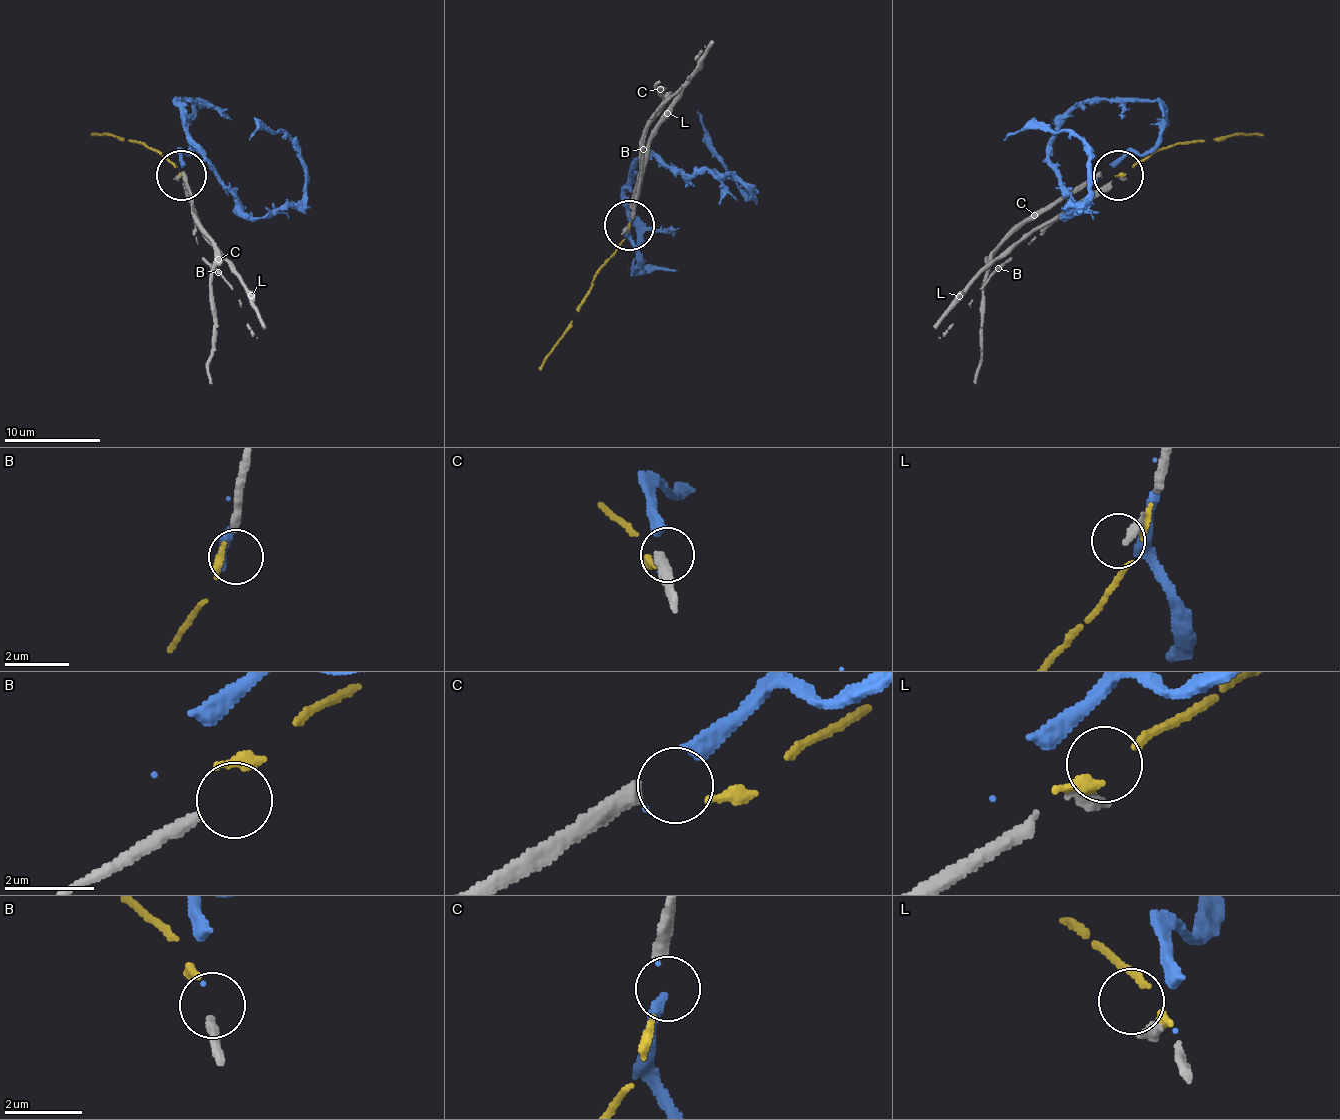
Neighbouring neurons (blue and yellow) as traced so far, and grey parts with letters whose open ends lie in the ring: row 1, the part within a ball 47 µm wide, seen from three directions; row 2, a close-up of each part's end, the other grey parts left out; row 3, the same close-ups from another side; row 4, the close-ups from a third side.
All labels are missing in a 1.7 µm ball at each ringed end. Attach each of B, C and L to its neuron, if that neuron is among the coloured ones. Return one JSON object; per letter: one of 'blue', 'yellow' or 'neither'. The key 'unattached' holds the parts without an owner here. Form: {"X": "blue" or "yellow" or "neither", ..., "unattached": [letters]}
{"B": "neither", "C": "blue", "L": "neither", "unattached": ["B", "L"]}

